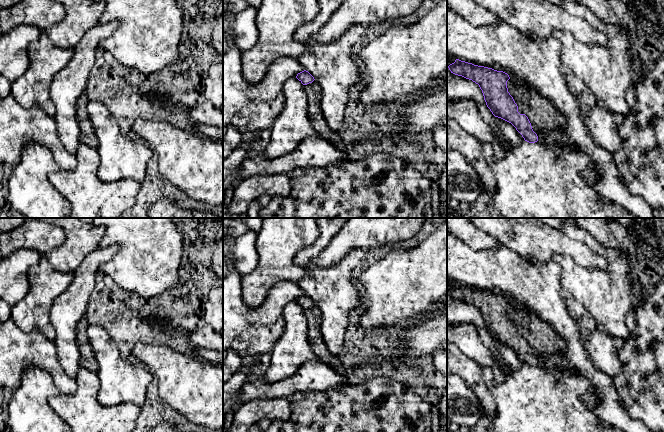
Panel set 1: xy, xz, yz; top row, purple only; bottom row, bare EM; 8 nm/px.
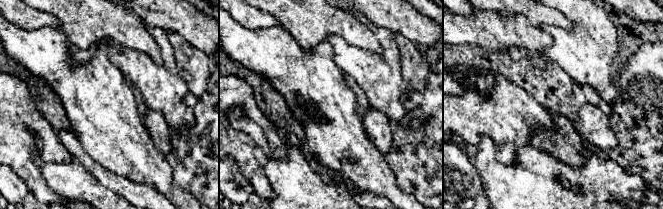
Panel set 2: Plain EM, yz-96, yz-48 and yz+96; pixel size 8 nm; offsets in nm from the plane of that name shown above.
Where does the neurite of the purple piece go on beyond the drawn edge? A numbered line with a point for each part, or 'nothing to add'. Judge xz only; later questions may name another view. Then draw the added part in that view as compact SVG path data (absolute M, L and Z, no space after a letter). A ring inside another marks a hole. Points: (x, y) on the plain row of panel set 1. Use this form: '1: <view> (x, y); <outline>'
1: xz (313, 314); M314 304L312 307L304 309L307 319L307 335L309 338L309 345L317 356L317 359L326 363L329 367L336 370L341 375L346 373L345 367L342 365L339 357L333 355L325 345L320 331L322 323L322 313L318 306Z

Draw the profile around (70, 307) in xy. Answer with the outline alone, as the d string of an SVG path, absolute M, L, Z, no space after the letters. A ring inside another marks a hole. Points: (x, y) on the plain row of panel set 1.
M111 245L97 248L86 255L73 272L70 285L54 300L50 310L49 320L55 330L53 342L58 359L71 378L75 378L81 367L77 324L85 317L99 267L109 261L118 250L118 245Z

